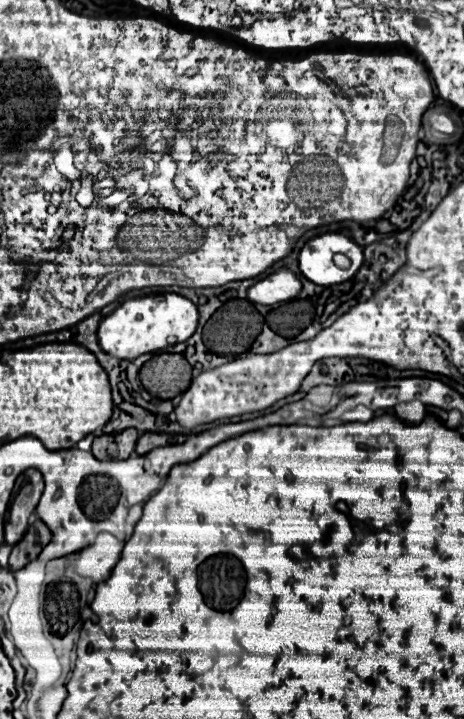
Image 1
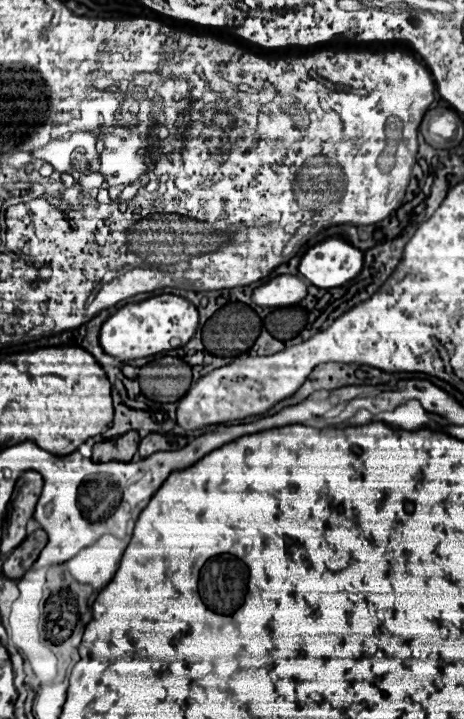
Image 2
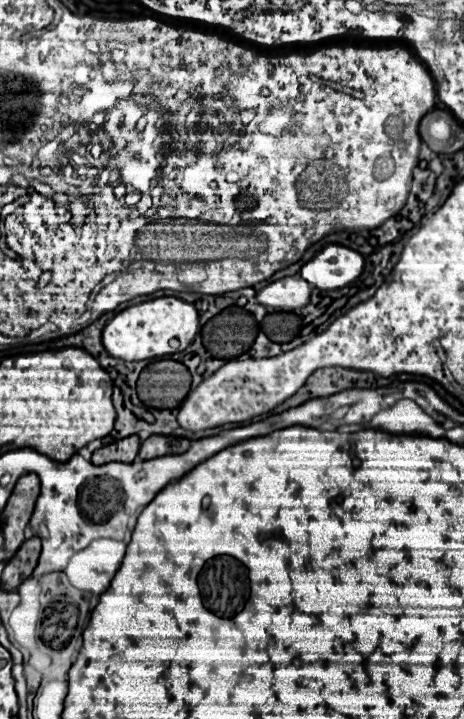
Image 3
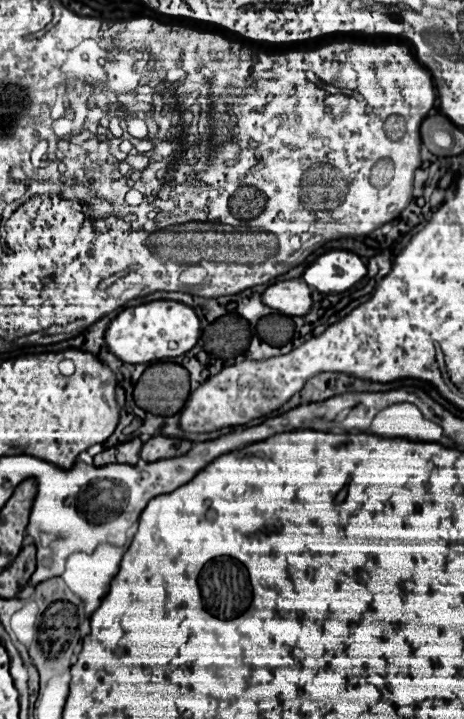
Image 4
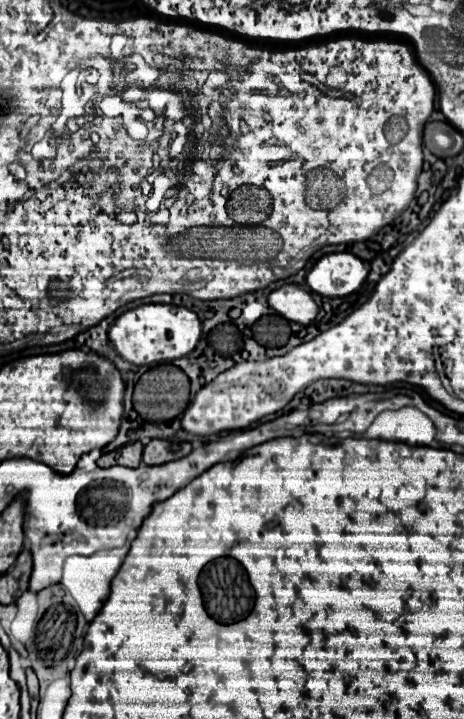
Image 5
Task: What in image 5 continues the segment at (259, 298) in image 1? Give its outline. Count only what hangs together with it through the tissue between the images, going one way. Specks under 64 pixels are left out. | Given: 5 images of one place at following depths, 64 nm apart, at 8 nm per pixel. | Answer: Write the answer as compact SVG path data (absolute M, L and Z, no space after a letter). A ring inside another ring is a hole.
M284 284L268 294L268 304L286 320L298 324L312 324L318 306L314 304L310 292L300 284Z

